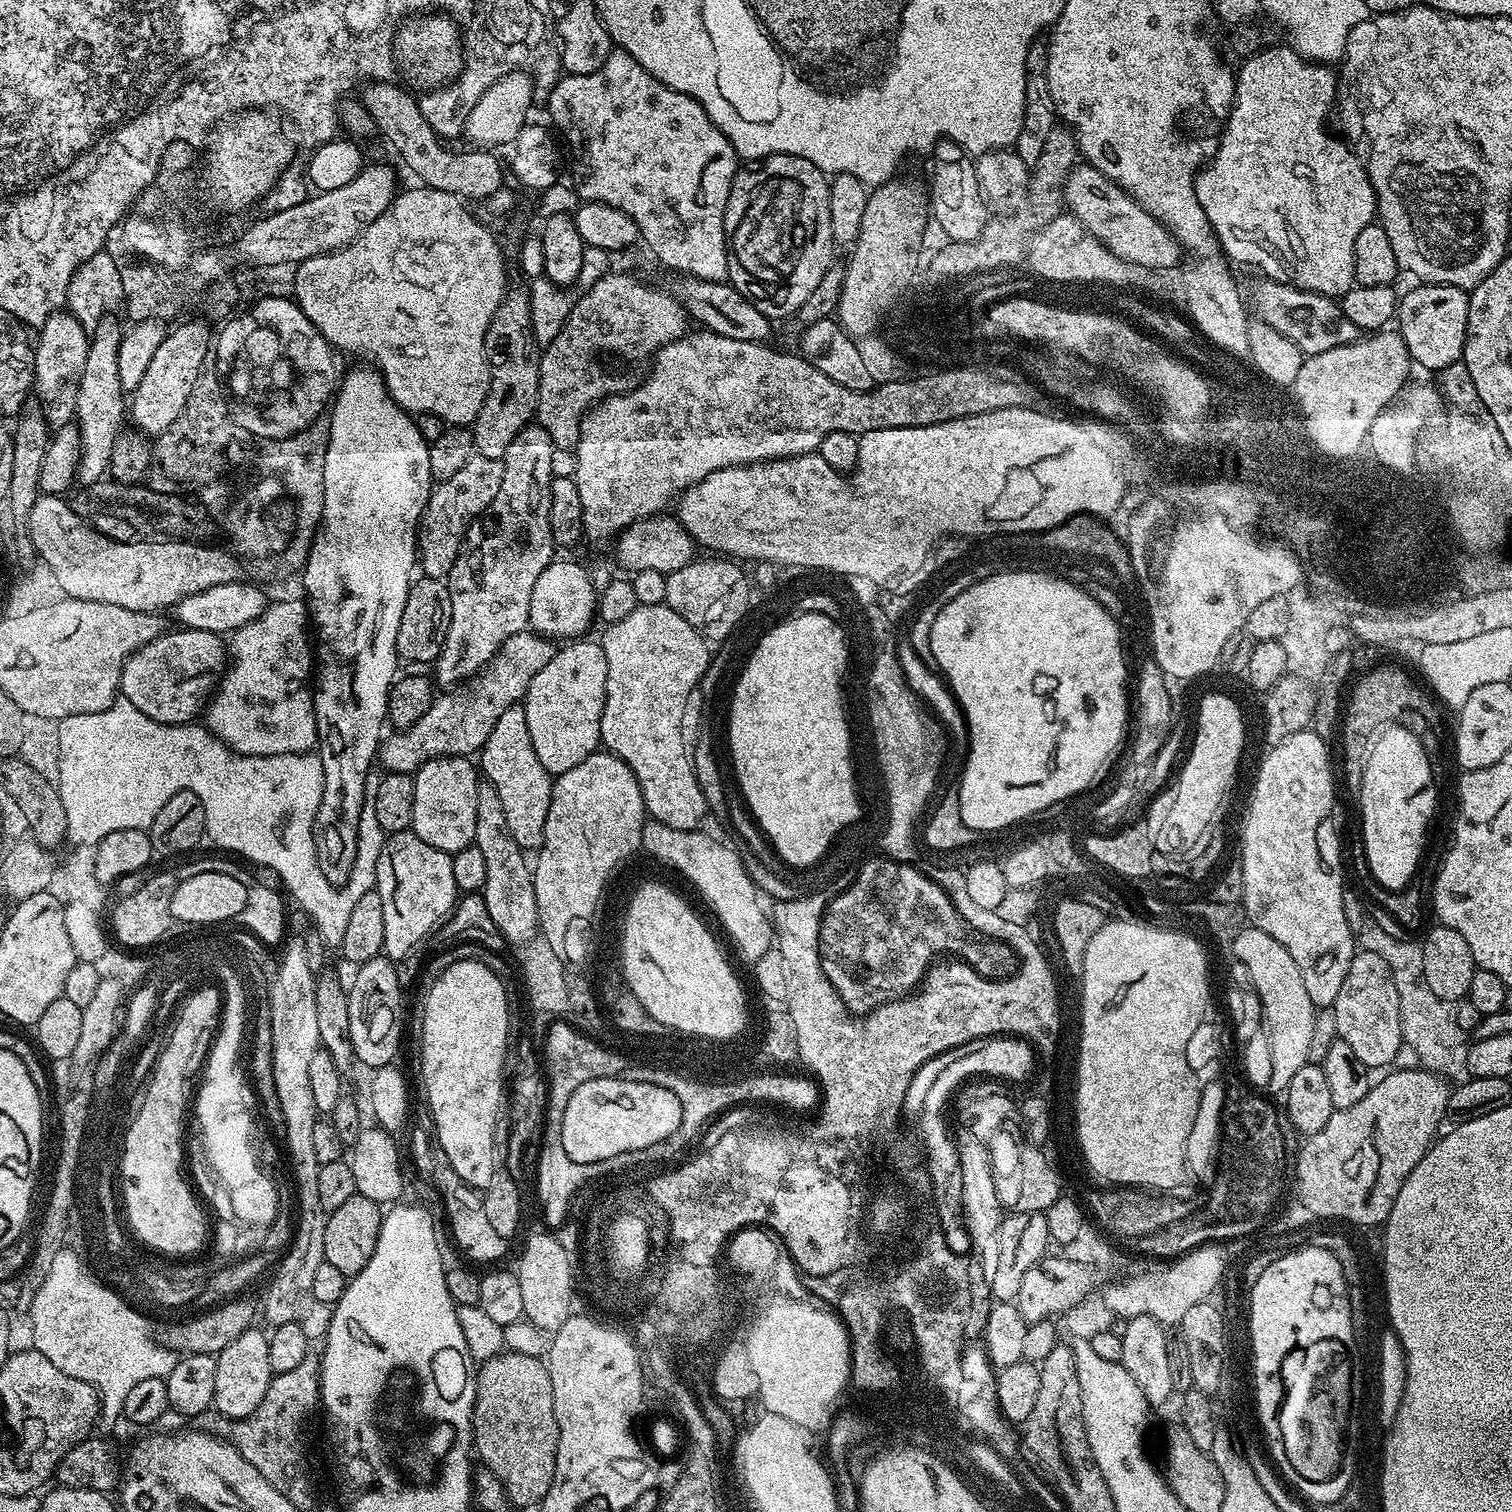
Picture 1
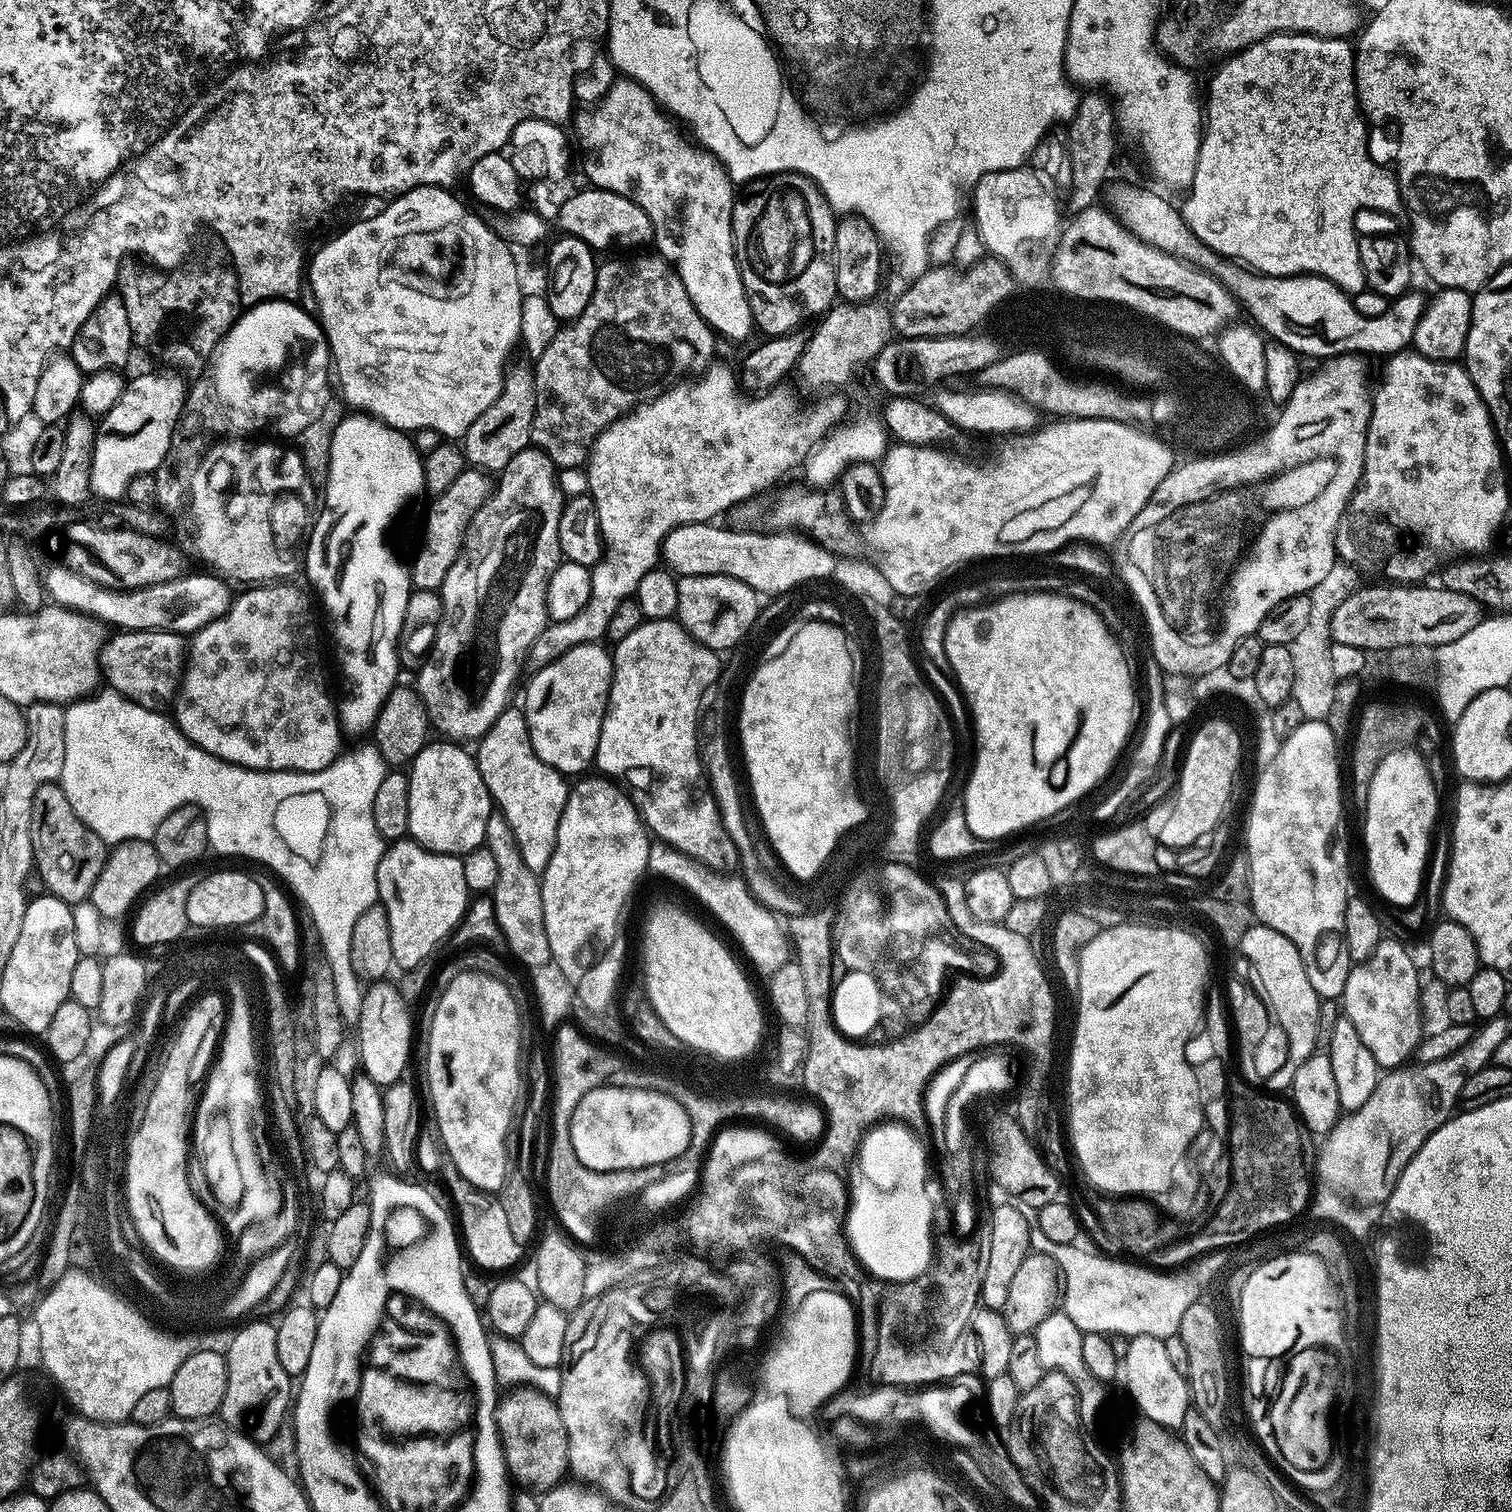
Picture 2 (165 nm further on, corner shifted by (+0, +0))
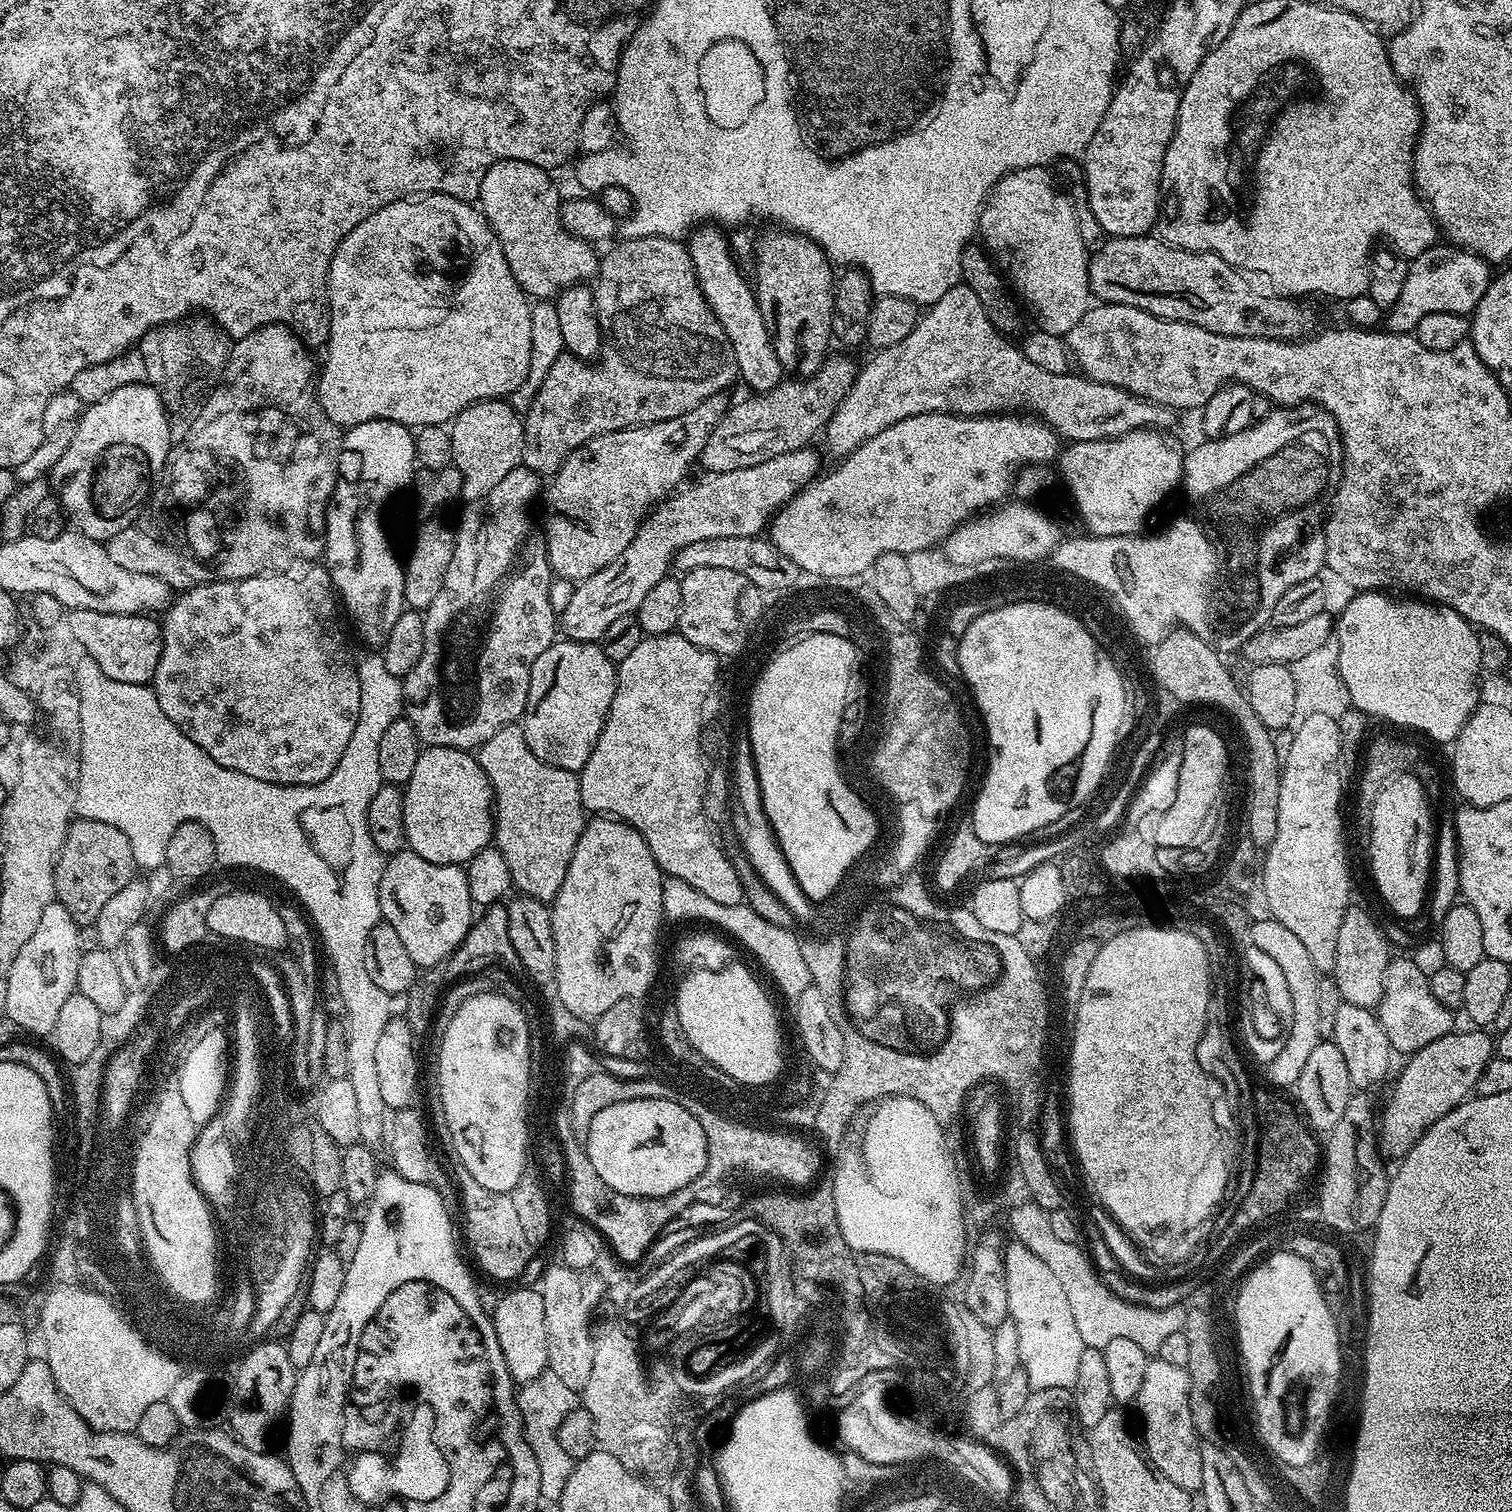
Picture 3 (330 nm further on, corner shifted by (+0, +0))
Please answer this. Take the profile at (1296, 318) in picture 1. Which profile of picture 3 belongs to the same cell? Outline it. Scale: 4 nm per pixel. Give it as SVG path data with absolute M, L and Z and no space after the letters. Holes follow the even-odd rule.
M1440 247L1427 248L1421 256L1415 257L1409 263L1402 295L1386 312L1387 331L1412 334L1415 333L1418 322L1426 318L1426 314L1468 316L1475 312L1478 302L1482 302L1482 294L1486 294L1488 285L1494 279L1494 272L1488 261L1464 248Z

